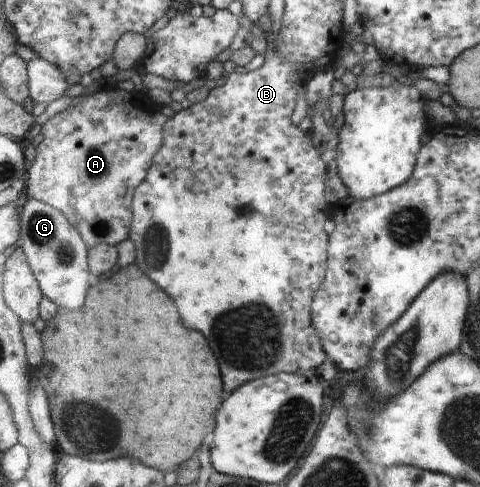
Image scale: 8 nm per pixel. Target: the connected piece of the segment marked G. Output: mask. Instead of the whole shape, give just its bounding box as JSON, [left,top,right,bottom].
[21,199,91,309]

